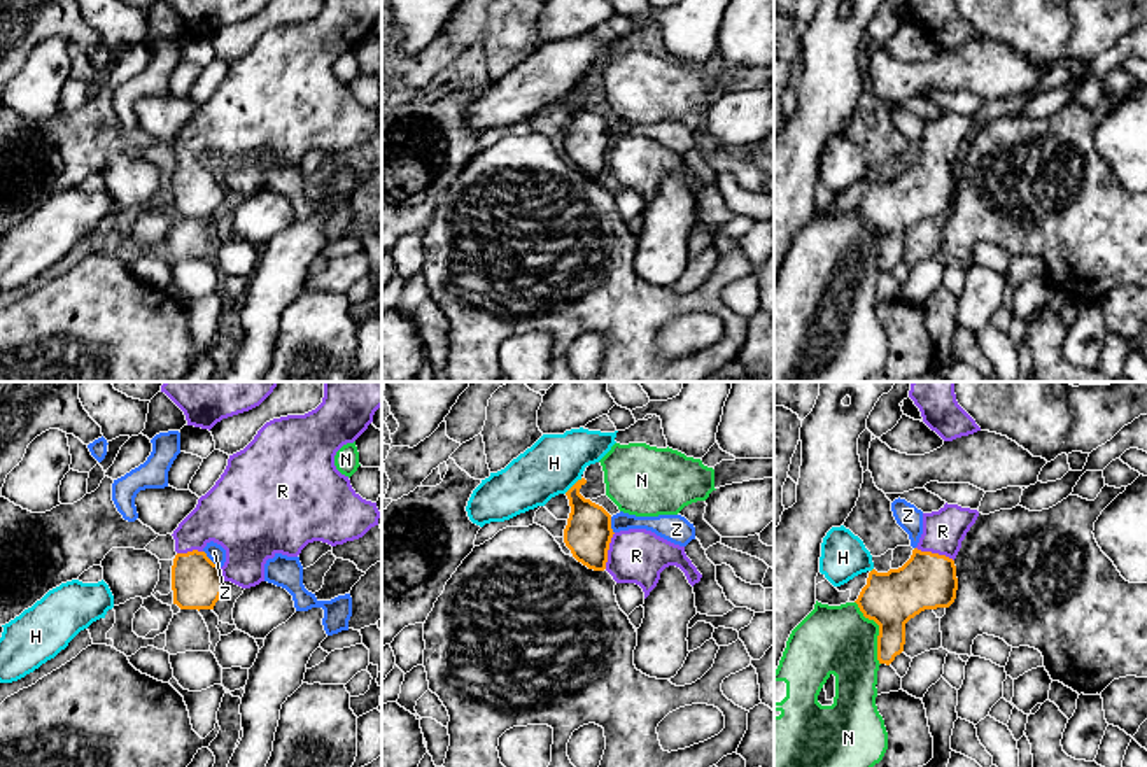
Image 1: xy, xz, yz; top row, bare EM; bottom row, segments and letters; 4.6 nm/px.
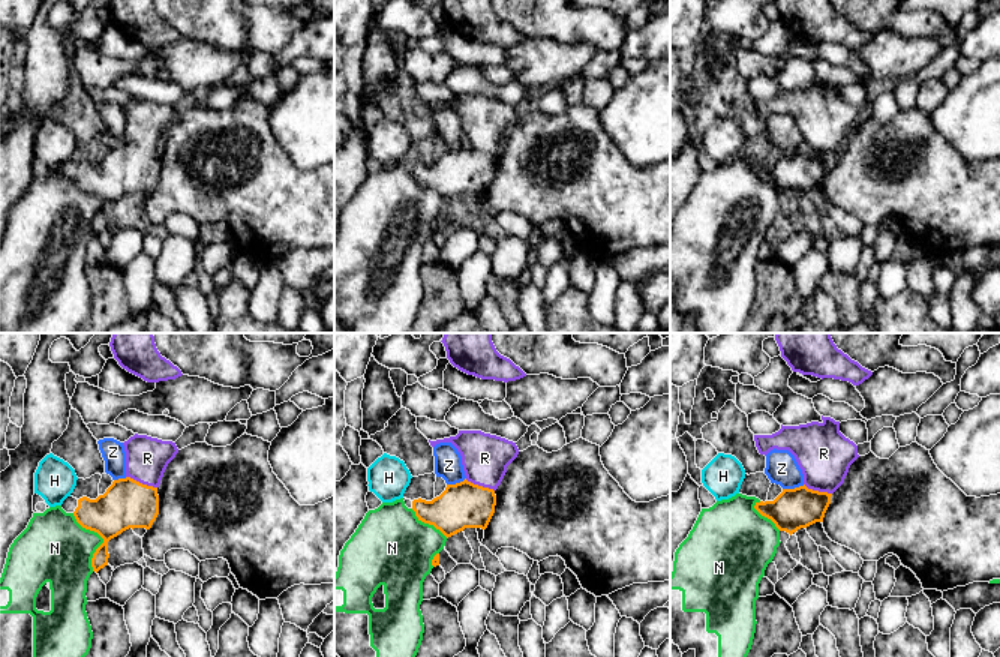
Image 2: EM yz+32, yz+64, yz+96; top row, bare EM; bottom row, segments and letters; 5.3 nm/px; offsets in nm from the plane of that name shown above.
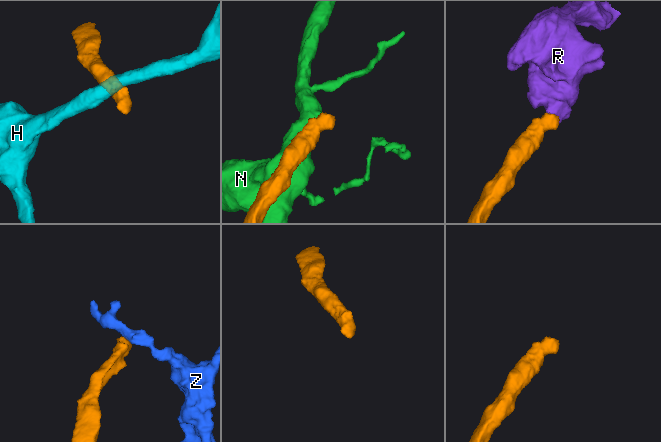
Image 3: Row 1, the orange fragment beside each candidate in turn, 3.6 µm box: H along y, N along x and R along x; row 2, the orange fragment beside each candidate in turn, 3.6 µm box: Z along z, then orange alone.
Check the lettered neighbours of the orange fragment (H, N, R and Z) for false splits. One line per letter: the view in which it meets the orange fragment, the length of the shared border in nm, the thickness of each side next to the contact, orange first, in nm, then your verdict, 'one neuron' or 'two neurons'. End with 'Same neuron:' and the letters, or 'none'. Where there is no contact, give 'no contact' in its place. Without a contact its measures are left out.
H: contact in xz; length 110 nm; calibres 220 and 260 nm; two neurons
N: contact in yz; length 320 nm; calibres 240 and 320 nm; two neurons
R: contact in yz; length 190 nm; calibres 260 and 190 nm; one neuron
Z: contact in xy; length 120 nm; calibres 240 and 80 nm; two neurons
Same neuron: R

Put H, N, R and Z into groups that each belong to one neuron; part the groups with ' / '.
H / N / R / Z

